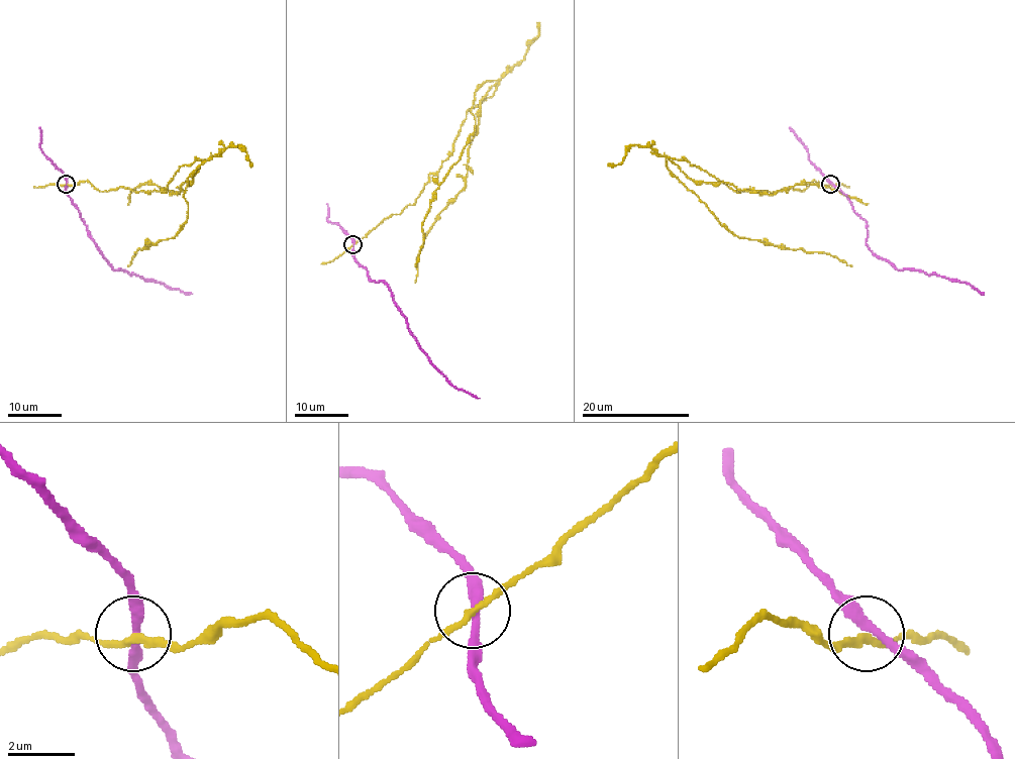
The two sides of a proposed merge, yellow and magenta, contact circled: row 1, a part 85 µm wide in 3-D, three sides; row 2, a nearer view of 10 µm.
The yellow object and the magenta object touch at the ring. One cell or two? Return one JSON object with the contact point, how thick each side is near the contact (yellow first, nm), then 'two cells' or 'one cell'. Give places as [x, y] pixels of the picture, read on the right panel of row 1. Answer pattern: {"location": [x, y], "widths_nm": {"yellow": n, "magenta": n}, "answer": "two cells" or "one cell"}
{"location": [830, 184], "widths_nm": {"yellow": 180, "magenta": 280}, "answer": "two cells"}

